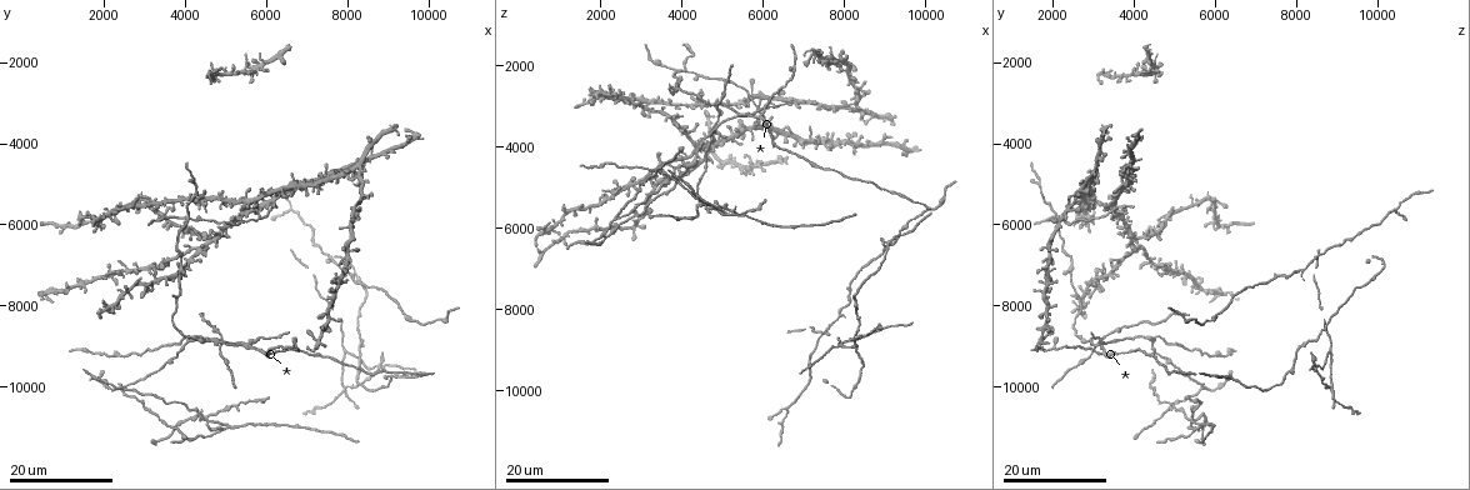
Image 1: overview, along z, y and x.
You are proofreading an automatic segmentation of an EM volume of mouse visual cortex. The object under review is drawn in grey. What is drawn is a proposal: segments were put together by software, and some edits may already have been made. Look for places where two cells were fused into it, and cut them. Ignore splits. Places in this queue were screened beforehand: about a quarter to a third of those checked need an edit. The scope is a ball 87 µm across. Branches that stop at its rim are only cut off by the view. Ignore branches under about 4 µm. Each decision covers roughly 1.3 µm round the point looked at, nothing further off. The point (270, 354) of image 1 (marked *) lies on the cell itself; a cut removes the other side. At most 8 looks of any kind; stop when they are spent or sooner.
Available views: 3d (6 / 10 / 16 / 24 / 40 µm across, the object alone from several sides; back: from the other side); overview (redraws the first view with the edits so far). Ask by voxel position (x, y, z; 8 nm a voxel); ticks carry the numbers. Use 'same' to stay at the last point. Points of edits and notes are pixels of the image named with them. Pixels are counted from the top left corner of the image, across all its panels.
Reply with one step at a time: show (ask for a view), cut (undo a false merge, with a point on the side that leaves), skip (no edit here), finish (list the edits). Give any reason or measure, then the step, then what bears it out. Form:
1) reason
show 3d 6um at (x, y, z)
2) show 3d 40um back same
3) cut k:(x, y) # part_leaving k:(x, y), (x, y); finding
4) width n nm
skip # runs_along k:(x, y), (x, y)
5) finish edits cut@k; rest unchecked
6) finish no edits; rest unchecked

looks like a crossing
show 3d 16um at (4750, 8900, 2950)

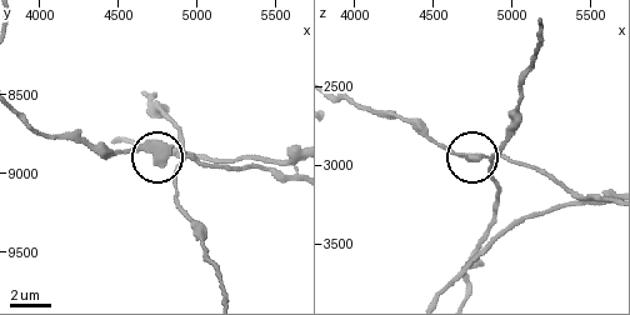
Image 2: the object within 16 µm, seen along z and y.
show 3d 10um at (4800, 8920, 2960)

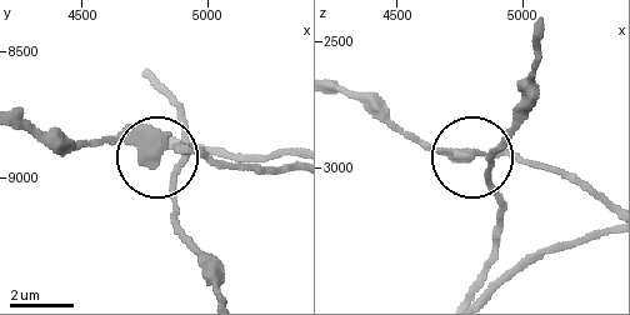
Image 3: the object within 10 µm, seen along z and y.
skip # one cell here

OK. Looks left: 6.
calibre changes
show 3d 24um at (8400, 8850, 8350)

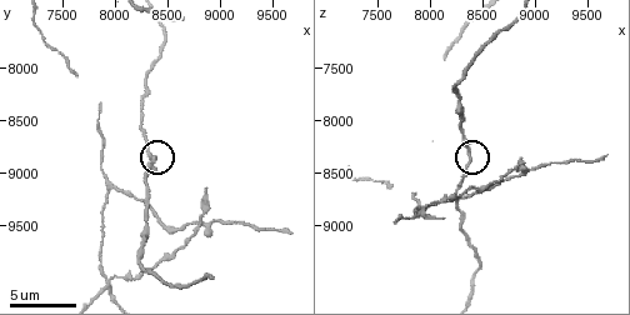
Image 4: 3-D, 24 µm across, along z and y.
zoom in
show 3d 10um at (8380, 8860, 8340)

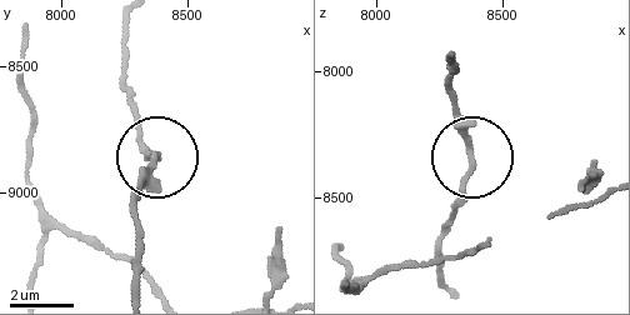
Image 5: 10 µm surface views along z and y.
skip # runs_along 5:(138, 286), (138, 181), (154, 160), (138, 128); one cell here

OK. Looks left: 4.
four arms meet
show 3d 10um at (7920, 10040, 8880)

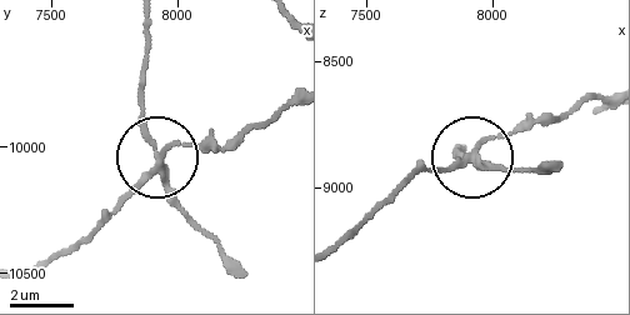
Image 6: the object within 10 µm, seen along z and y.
show 3d 10um back at (7920, 10060, 8870)

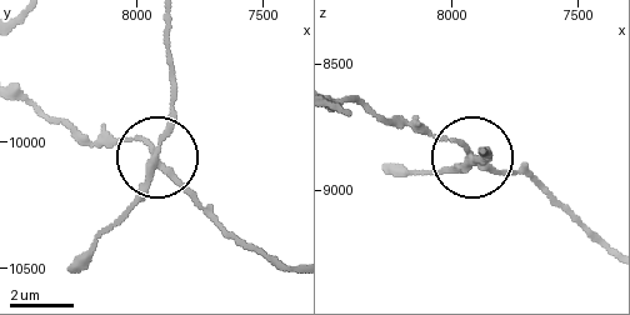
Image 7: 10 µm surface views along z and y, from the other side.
width 220 nm
cut 7:(115, 144) # a second cell is stuck on

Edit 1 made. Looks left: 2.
branch point
show 3d 24um at (7950, 9100, 8900)

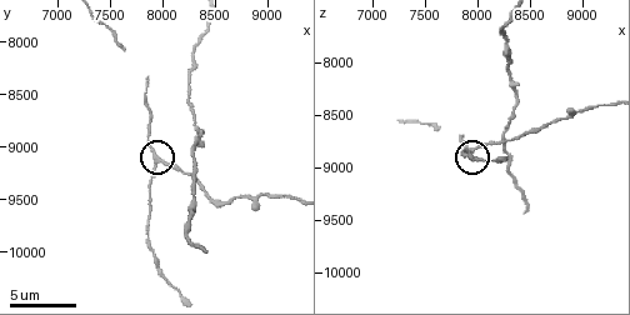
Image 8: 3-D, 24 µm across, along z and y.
show 3d 10um at (7980, 9120, 8840)

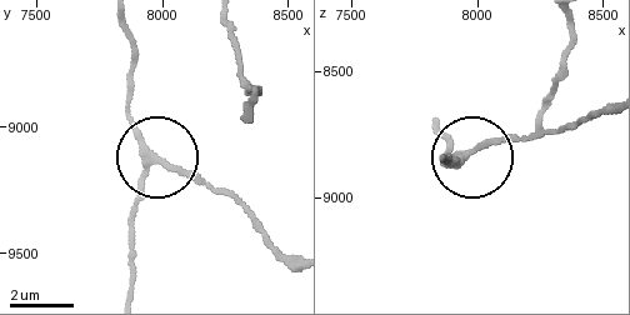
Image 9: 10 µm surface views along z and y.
arms 3
skip # one cell here

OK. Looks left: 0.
finish edits cut@7; rest unchecked

